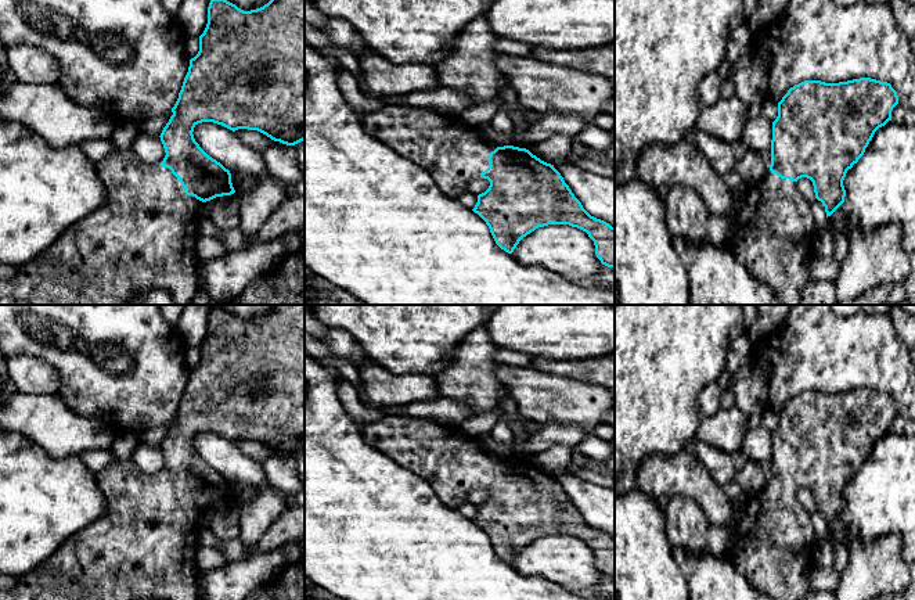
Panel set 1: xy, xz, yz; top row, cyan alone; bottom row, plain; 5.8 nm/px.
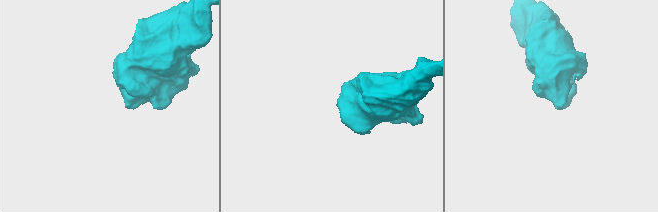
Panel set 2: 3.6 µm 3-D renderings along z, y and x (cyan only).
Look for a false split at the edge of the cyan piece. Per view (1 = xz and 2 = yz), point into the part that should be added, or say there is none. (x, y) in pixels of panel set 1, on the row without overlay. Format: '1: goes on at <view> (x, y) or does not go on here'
1: goes on at xz (450, 460)
2: goes on at yz (771, 546)

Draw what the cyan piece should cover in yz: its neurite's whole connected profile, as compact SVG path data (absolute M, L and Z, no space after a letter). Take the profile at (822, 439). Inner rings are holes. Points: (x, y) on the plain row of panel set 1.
M871 388L839 394L804 391L790 398L778 413L770 479L759 495L746 496L739 504L743 514L732 527L723 554L770 600L804 600L813 590L808 568L814 563L815 538L811 515L797 500L797 491L807 488L813 492L815 509L825 517L826 528L831 527L844 513L847 481L864 466L875 442L891 431L897 414L898 406L891 395Z

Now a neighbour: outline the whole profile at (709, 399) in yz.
M717 382L707 384L698 396L699 409L703 418L712 417L718 412L721 399L721 388Z

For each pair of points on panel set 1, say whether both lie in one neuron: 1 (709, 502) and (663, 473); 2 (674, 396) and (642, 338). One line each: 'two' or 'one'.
1: one
2: one

